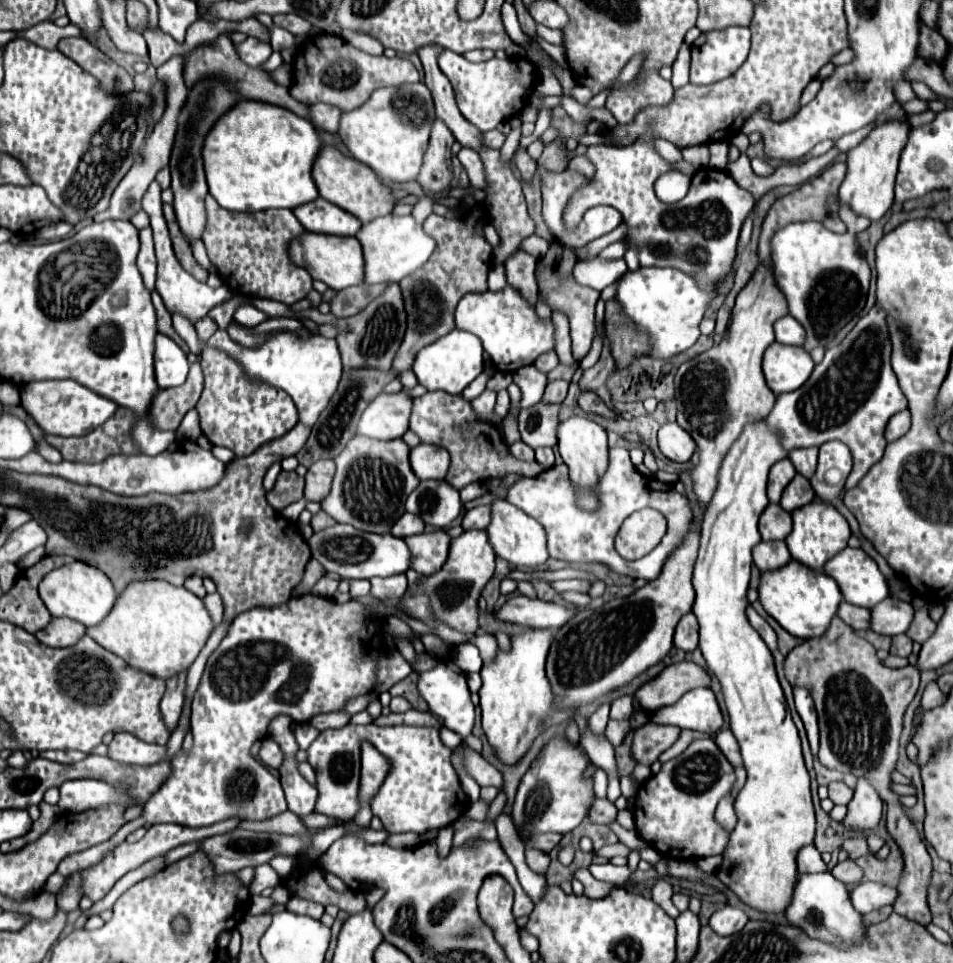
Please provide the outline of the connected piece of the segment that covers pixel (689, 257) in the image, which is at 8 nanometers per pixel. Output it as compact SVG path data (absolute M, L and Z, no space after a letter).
M645 133L639 137L639 141L627 145L627 147L609 147L609 145L591 145L587 149L587 157L595 163L597 171L593 175L593 181L585 187L581 187L569 201L567 209L565 209L565 223L567 227L575 227L583 213L587 211L587 205L611 205L617 211L621 211L623 221L629 225L629 233L627 237L631 239L631 245L639 247L639 263L643 267L673 267L679 269L687 275L691 275L699 289L705 291L713 291L717 287L719 281L723 281L735 263L735 255L737 255L737 239L739 239L739 231L741 225L745 221L745 217L751 213L755 199L749 191L741 189L731 175L727 175L725 171L717 171L717 169L699 169L693 179L691 179L691 187L689 187L689 195L685 195L679 203L675 205L667 205L661 203L653 191L653 183L661 173L671 171L669 163L665 159L661 159L655 149L653 149L653 133Z

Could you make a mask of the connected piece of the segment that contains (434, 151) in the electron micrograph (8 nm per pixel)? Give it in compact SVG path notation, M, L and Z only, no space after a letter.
M435 121L429 149L423 157L423 167L419 171L417 183L423 191L429 191L433 195L445 193L451 187L453 181L453 163L451 163L451 145L455 143L455 137L449 129L445 129L443 121Z

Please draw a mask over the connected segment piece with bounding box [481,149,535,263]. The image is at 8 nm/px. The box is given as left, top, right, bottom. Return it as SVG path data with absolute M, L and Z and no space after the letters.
M483 149L481 151L481 159L483 159L487 181L489 181L489 189L485 191L487 193L485 201L489 205L491 225L497 229L499 239L501 239L501 243L497 247L493 247L493 259L495 259L495 263L505 263L505 259L521 245L521 241L535 233L535 223L527 215L527 205L525 205L521 181L513 177L509 163L501 163L499 161L499 151Z

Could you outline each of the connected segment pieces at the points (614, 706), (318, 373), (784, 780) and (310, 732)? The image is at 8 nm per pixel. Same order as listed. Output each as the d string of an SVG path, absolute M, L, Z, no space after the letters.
M623 695L611 701L611 719L629 719L633 713L633 697Z
M181 315L173 317L173 327L181 335L181 339L189 345L191 353L197 355L199 349L209 347L209 345L219 347L219 349L227 351L231 357L235 357L243 365L247 377L251 377L253 381L263 381L263 383L269 383L269 385L279 387L285 393L289 393L289 397L293 399L293 403L299 409L299 421L305 425L313 425L317 421L317 417L327 407L327 403L333 397L333 393L339 385L339 379L341 379L341 357L339 357L335 339L327 339L321 335L313 335L311 339L299 339L293 333L281 333L277 337L271 337L263 347L247 349L247 347L231 341L231 337L227 335L225 329L217 329L211 335L211 339L205 345L201 345L201 341L195 333L195 327Z
M765 419L751 423L743 429L737 441L731 445L717 475L717 489L711 497L711 505L707 505L701 539L699 539L699 555L693 571L693 587L697 593L693 613L699 621L699 649L707 661L711 673L721 681L725 693L725 705L729 711L731 731L741 747L747 783L739 791L735 799L737 811L737 827L729 837L729 843L723 851L723 863L717 867L715 877L731 889L741 903L751 909L763 913L785 913L791 903L793 889L797 883L797 853L805 845L813 845L815 839L815 811L809 793L809 773L803 763L801 743L792 716L785 705L785 695L779 685L771 651L763 645L757 631L749 625L745 617L747 601L747 585L751 571L751 549L761 541L757 531L757 521L763 509L769 505L767 499L767 473L773 463L787 457L787 451L781 445L779 433L767 425Z
M309 723L295 725L295 737L297 737L297 743L301 749L309 749L309 745L317 739L317 735L319 735L319 729L315 729Z

